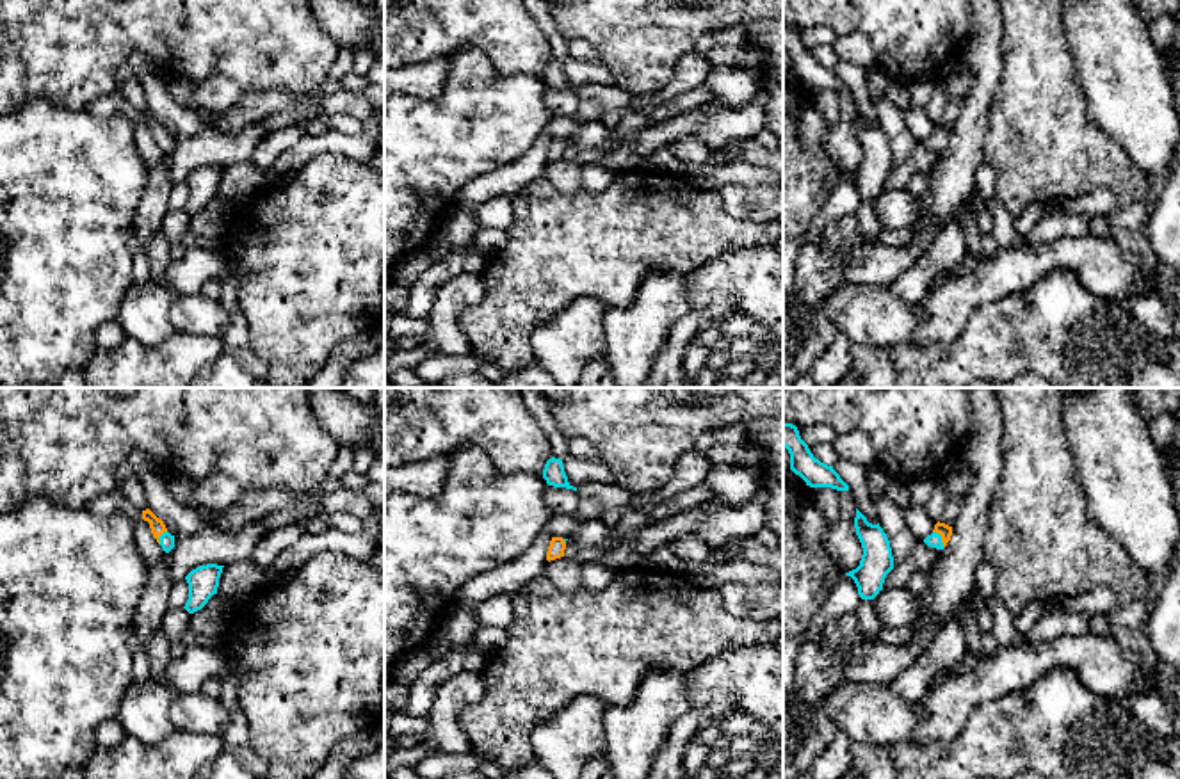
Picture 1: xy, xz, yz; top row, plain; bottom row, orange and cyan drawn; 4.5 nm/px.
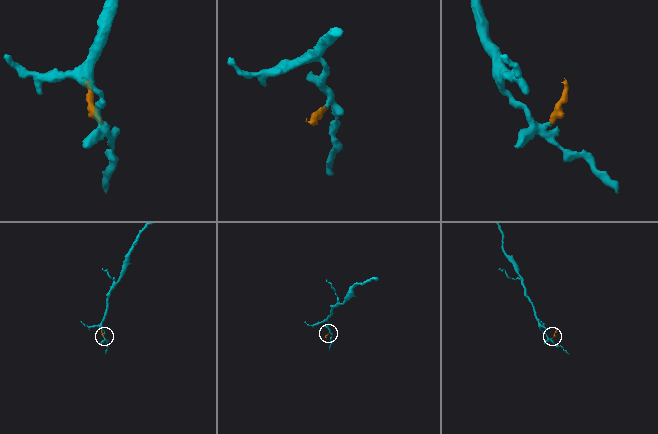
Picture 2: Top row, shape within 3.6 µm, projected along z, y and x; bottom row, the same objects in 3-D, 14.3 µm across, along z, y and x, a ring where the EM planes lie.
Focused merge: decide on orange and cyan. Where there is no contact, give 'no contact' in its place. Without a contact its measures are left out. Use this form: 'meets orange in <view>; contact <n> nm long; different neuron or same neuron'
meets orange in yz; contact 90 nm long; same neuron

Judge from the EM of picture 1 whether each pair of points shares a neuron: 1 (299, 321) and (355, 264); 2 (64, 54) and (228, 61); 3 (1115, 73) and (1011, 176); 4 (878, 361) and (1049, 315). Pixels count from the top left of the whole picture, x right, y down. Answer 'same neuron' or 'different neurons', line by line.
1: same neuron
2: same neuron
3: different neurons
4: different neurons

